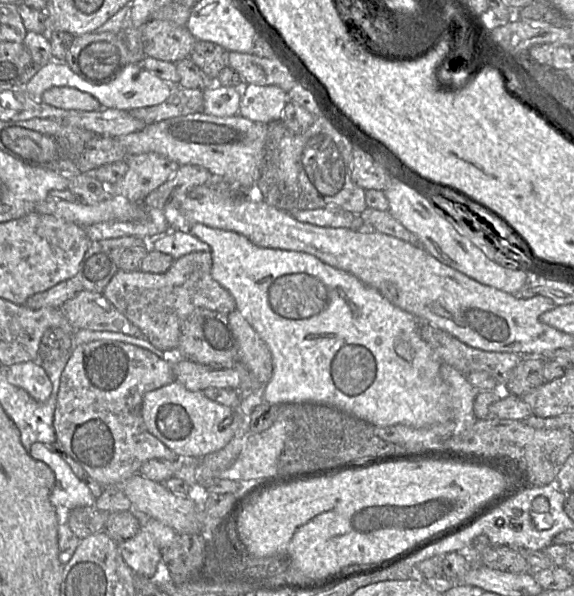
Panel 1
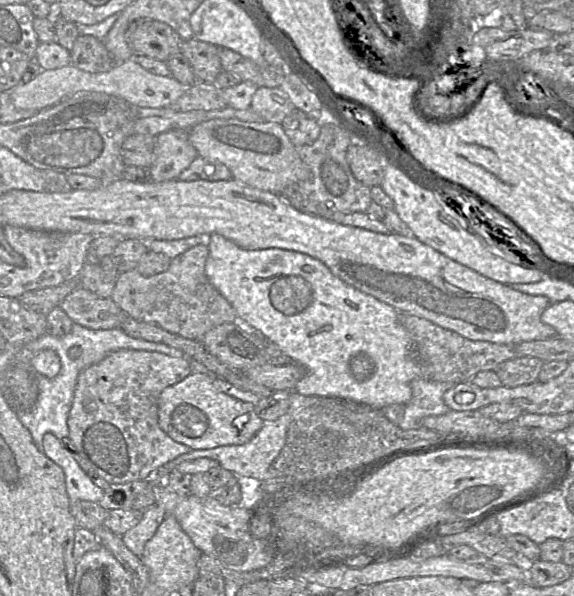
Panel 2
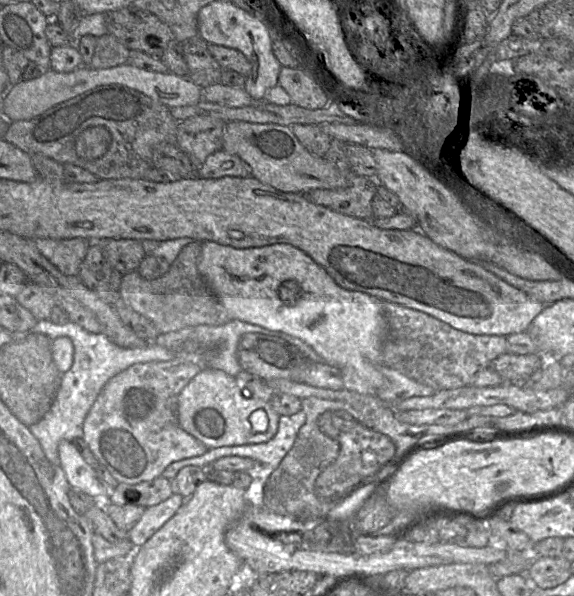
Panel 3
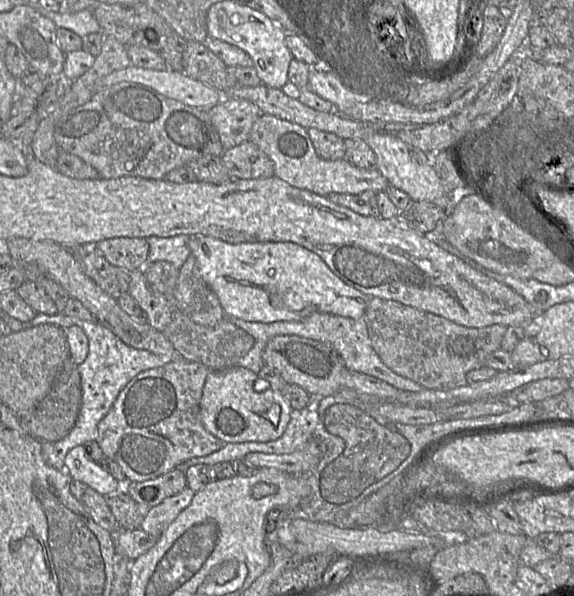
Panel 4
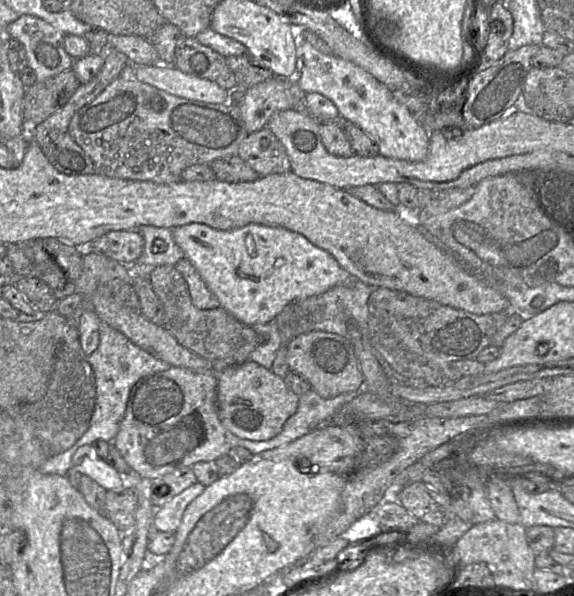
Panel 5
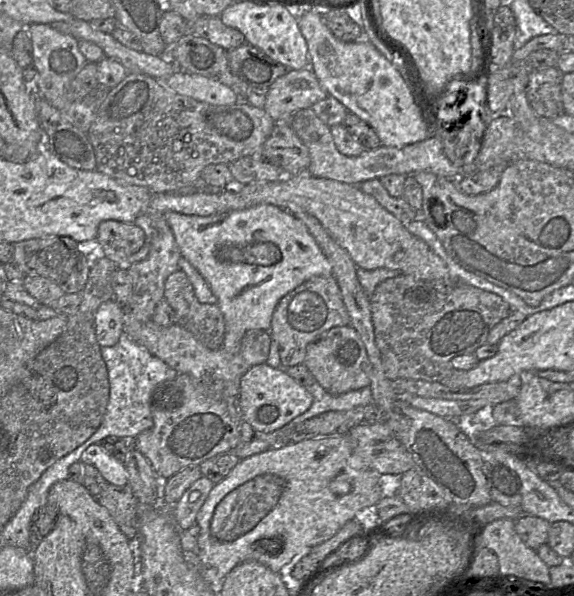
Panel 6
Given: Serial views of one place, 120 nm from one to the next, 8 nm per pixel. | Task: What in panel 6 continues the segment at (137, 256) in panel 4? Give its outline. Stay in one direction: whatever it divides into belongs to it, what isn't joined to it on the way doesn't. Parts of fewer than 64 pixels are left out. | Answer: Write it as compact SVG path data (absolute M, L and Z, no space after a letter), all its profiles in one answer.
M106 220L99 224L96 240L102 246L105 257L122 262L141 249L145 233L133 223Z

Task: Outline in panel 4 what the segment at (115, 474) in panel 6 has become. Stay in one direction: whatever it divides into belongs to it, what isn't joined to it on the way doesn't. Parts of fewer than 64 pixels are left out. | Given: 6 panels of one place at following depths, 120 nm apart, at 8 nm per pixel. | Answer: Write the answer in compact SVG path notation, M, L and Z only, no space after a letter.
M84 445L72 448L65 457L64 465L70 477L106 497L119 491L119 481L87 457Z

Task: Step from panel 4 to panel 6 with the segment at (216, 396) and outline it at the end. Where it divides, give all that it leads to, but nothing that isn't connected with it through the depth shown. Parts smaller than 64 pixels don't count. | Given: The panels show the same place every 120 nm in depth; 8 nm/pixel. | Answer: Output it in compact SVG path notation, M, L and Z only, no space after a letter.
M263 363L251 367L241 378L239 405L243 422L250 424L256 431L273 432L288 424L295 417L307 411L313 402L308 389L298 384L286 373L286 369L276 369Z

